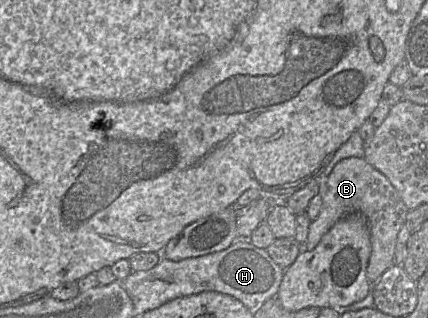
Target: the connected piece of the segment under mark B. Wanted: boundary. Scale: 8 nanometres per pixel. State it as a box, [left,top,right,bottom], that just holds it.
[302,157,408,284]

